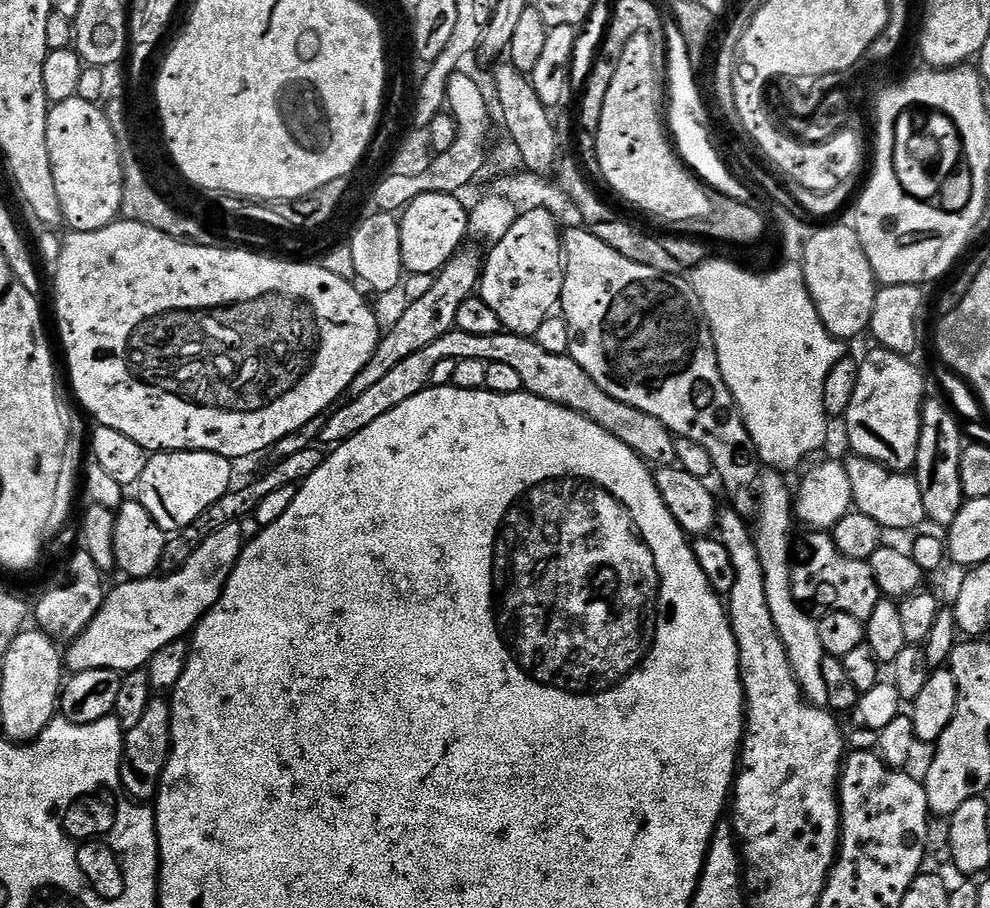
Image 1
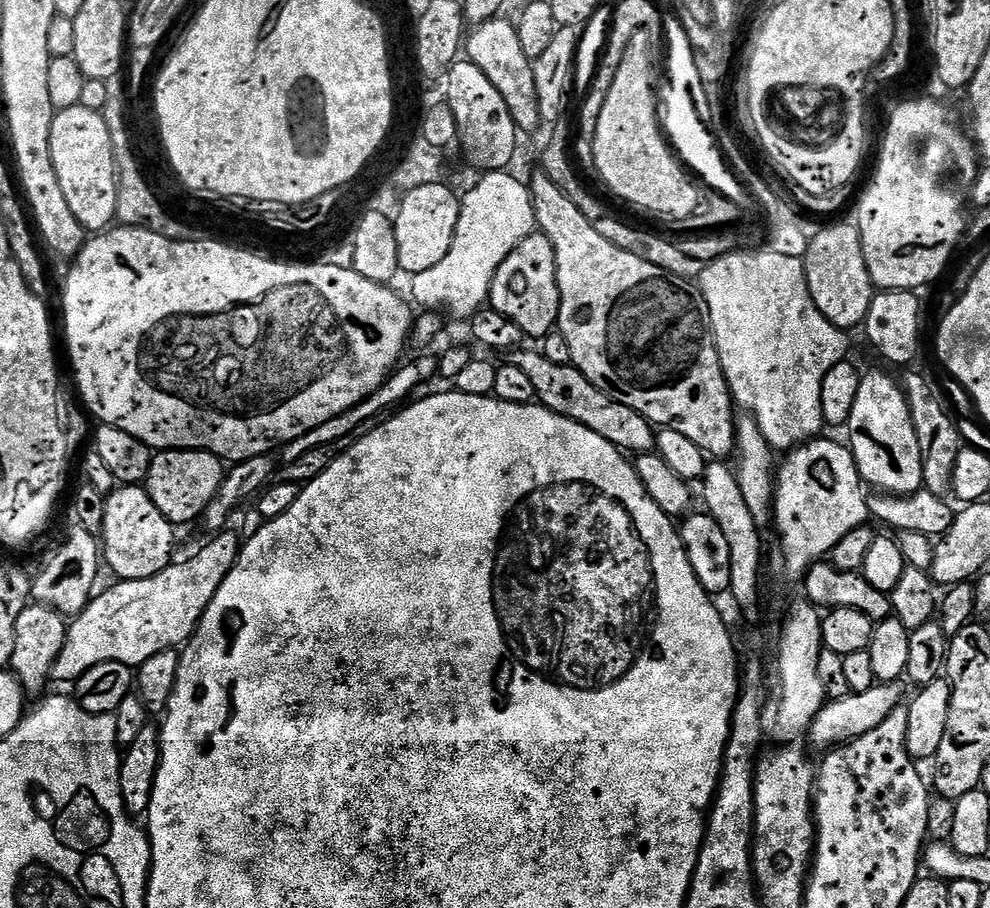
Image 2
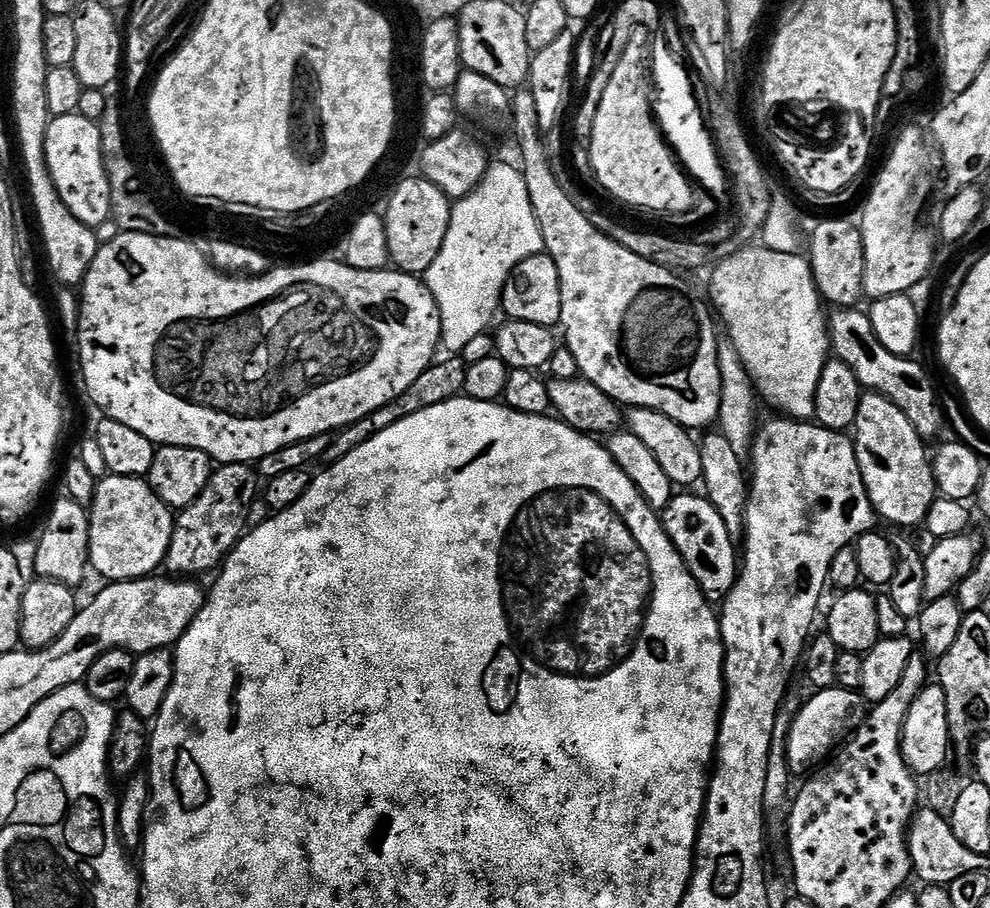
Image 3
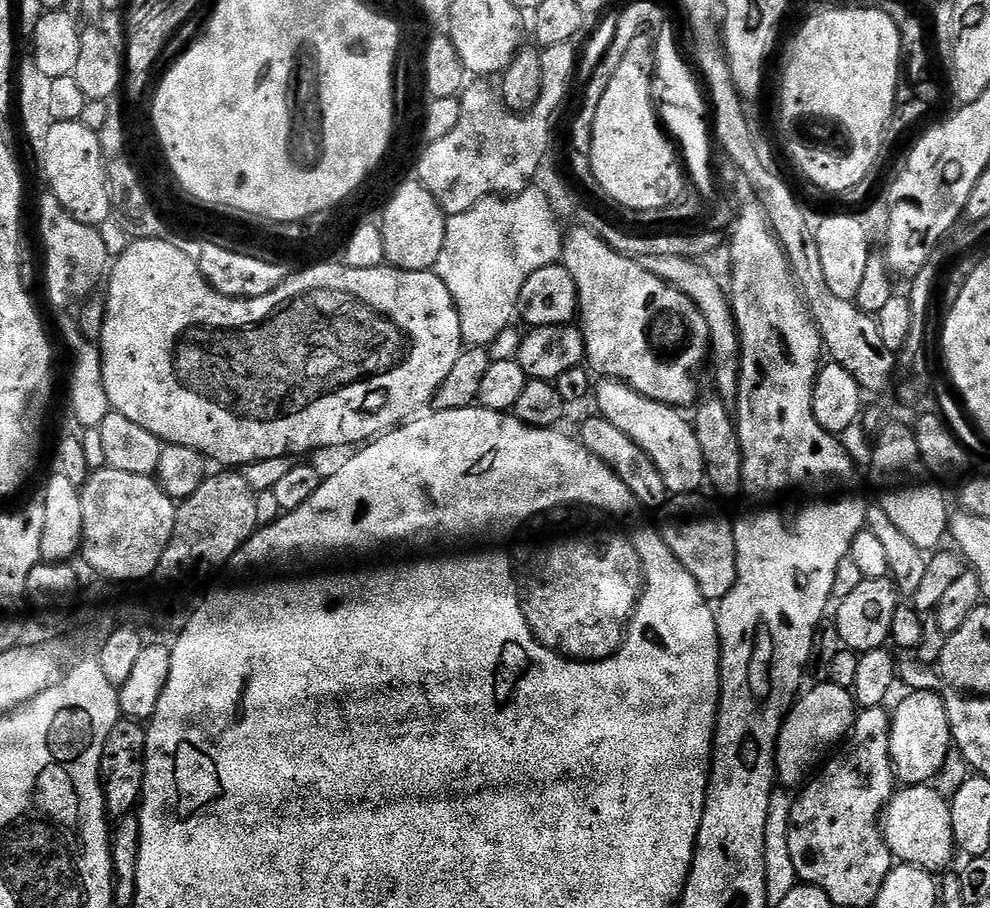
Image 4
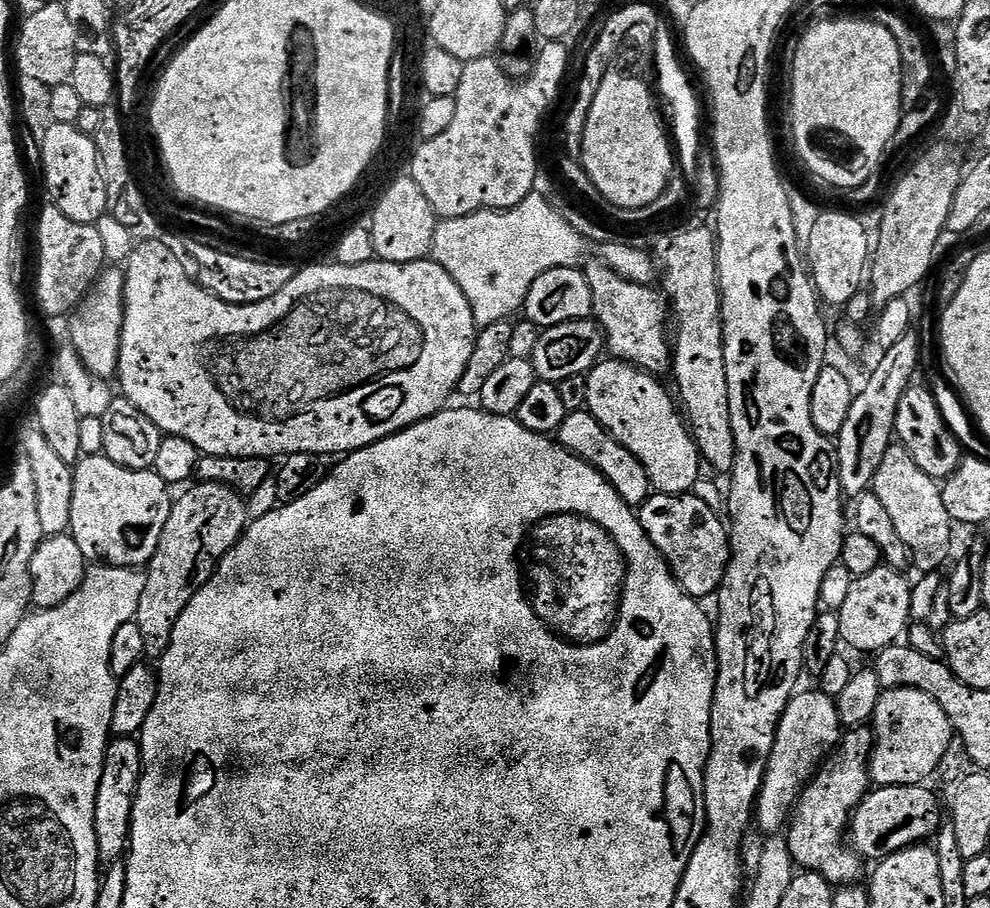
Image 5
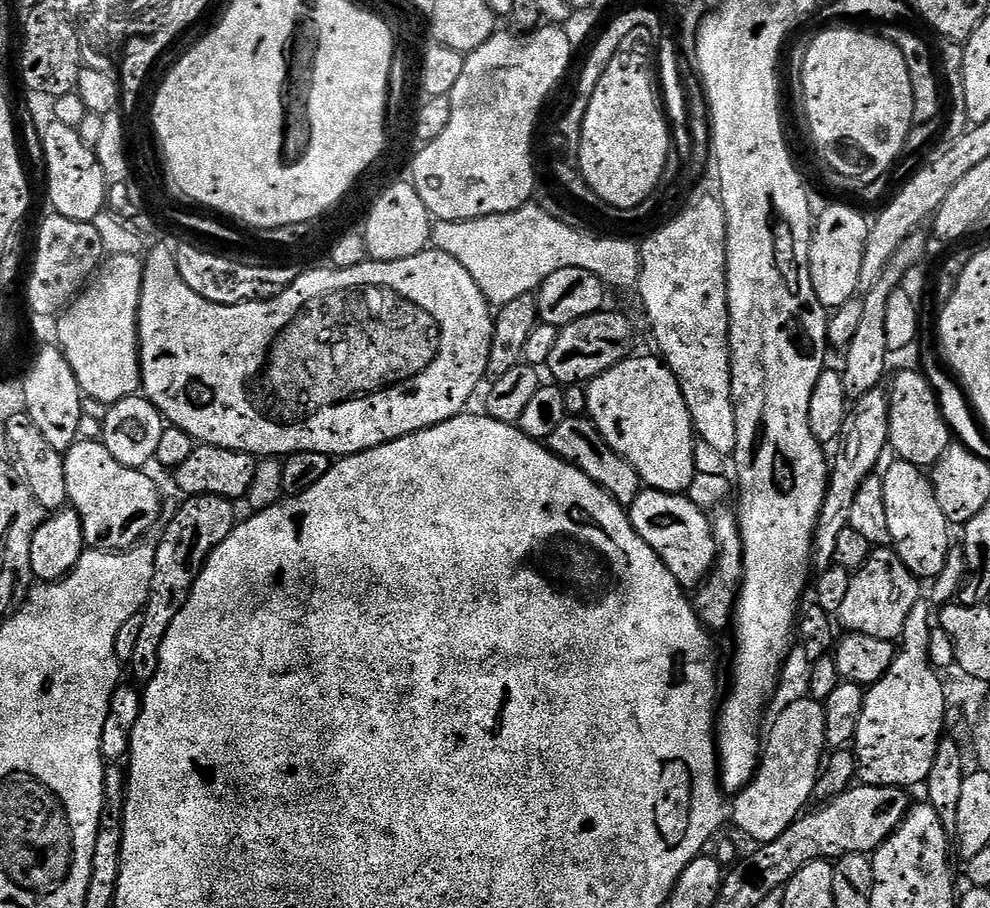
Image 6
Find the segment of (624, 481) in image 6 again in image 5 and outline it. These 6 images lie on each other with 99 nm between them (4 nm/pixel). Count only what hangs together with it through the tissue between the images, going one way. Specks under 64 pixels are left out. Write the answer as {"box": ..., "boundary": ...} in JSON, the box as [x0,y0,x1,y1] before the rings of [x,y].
{"box":[558,410,654,510],"boundary":[[[591,410],[568,413],[560,427],[558,442],[567,452],[573,452],[575,456],[594,466],[594,470],[602,473],[610,482],[610,486],[618,490],[622,502],[626,502],[633,510],[640,509],[648,501],[648,497],[653,495],[654,489],[650,482],[650,474],[646,474],[646,466],[642,466],[642,462],[638,462],[638,458],[634,458],[634,454],[630,454],[630,450],[626,450],[622,442],[615,440],[604,429],[602,422],[594,418]]]}

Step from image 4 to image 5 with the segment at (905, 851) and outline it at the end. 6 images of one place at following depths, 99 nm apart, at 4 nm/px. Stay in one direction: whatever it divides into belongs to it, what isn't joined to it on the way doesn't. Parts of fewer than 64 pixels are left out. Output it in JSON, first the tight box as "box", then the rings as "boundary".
{"box":[850,784,941,862],"boundary":[[[924,784],[889,788],[876,786],[869,791],[852,814],[850,840],[861,857],[870,856],[872,861],[876,862],[881,859],[882,854],[919,845],[927,841],[924,840],[927,836],[935,837],[941,823],[940,804],[928,786]]]}

